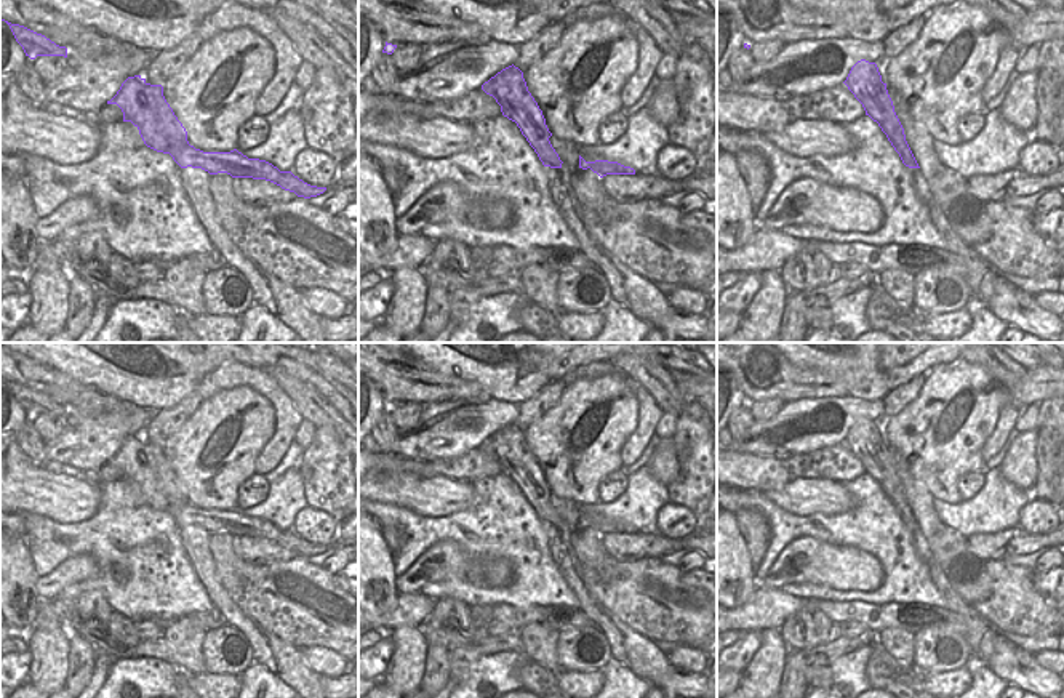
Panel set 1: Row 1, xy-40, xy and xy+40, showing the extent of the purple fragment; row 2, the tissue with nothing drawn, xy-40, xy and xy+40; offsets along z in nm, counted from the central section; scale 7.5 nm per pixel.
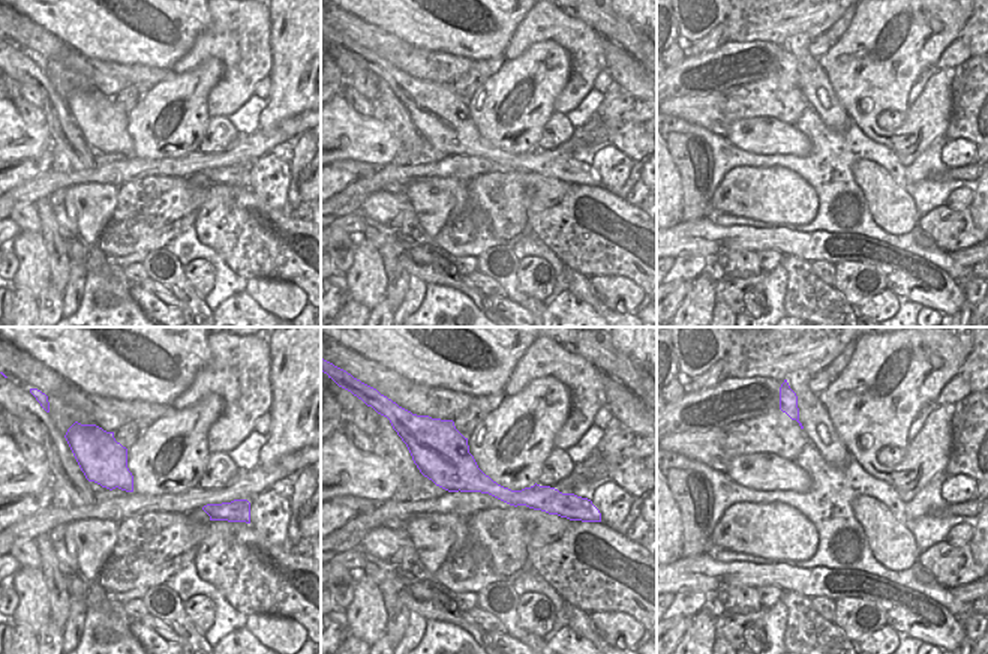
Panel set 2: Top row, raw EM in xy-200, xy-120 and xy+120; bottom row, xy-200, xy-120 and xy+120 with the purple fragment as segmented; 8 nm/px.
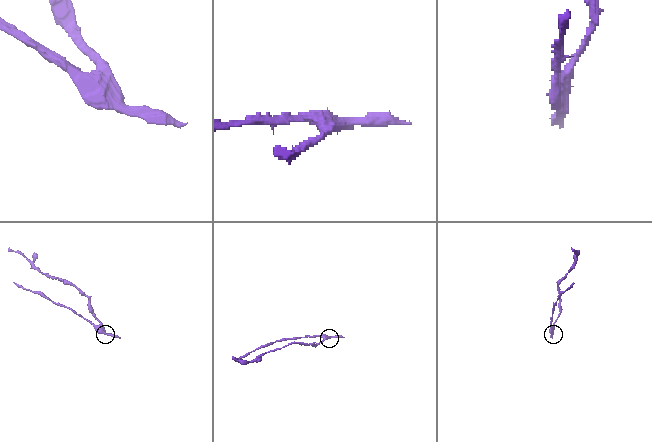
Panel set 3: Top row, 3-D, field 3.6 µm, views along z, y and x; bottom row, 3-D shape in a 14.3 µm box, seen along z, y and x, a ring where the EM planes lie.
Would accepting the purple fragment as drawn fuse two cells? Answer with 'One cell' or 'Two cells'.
Two cells.

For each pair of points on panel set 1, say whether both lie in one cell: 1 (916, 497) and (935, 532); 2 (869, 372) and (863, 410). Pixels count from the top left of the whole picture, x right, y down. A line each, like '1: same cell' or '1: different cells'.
1: same cell
2: different cells

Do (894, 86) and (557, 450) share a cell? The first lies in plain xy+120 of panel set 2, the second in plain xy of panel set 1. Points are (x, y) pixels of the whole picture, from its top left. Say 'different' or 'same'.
same

